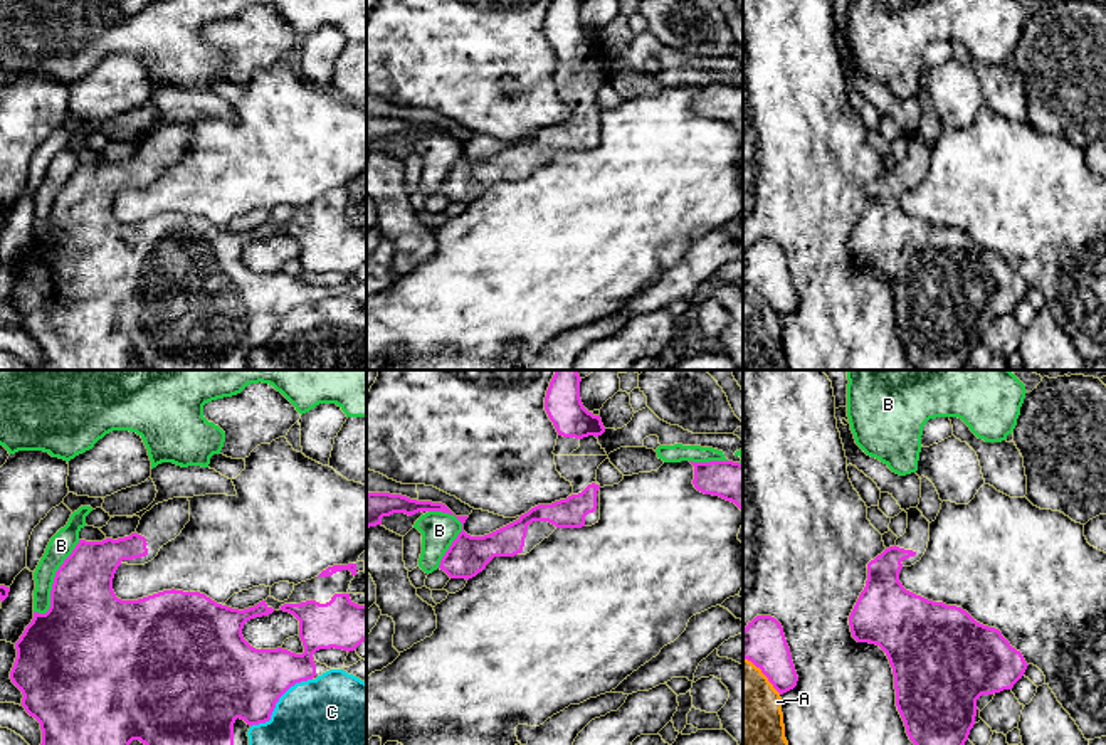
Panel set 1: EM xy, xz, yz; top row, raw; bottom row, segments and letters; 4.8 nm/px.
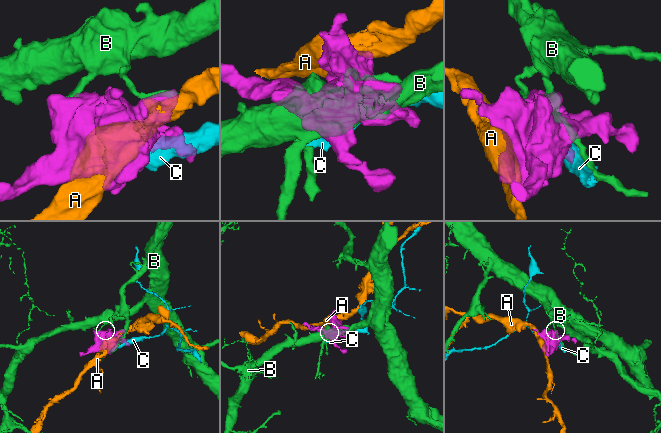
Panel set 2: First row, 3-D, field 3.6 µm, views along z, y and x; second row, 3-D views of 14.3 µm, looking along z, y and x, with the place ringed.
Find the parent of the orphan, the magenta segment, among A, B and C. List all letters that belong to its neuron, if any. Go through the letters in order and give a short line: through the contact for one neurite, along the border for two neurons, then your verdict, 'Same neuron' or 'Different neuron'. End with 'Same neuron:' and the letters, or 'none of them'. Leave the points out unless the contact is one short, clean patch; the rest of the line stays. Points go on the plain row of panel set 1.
A: Different neuron
B: Different neuron
C: Different neuron
Same neuron: none of them

